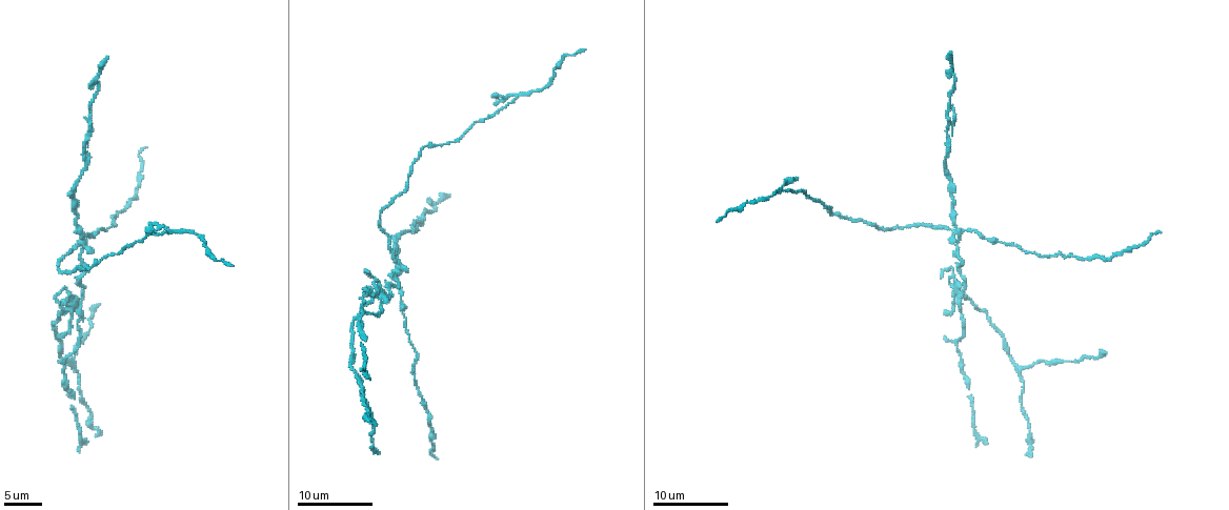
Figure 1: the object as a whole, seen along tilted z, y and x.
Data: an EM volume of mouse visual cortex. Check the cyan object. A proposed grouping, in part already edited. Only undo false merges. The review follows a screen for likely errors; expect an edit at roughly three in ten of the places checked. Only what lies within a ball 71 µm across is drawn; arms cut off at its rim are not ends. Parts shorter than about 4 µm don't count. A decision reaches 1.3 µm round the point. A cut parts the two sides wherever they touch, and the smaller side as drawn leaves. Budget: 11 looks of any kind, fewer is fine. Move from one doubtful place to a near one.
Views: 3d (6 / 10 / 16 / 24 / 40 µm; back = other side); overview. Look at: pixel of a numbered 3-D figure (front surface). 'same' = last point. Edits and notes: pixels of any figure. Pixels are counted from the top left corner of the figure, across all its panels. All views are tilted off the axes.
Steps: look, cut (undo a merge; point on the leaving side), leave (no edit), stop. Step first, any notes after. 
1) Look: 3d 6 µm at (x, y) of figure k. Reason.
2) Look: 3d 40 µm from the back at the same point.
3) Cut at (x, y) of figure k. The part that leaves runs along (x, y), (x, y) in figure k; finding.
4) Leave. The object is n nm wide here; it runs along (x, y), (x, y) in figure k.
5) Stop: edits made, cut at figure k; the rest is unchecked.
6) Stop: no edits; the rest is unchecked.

Look: 3d 16 µm at (71, 254) of figure 1.

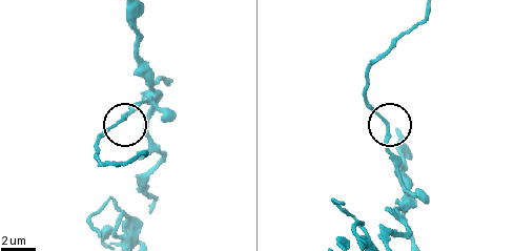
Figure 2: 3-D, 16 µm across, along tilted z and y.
Leave. One neuron here.

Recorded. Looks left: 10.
Look: 3d 6 µm at (76, 311) of figure 1. A fork.

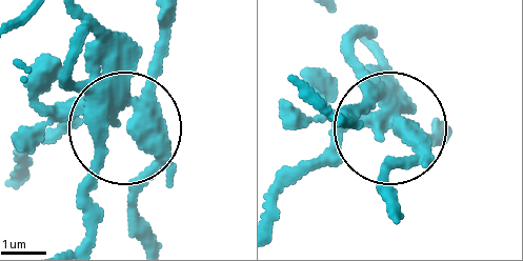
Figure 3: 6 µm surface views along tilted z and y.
Look: 3d 6 µm from the back at (122, 121) of figure 3.

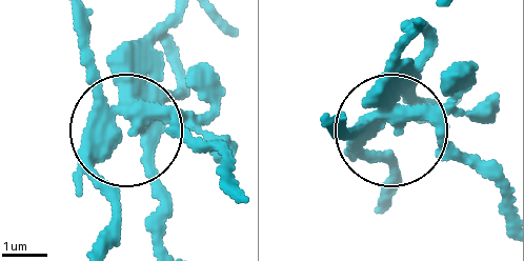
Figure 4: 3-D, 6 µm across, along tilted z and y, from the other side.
Cut at (179, 115) of figure 4. The object is 330 nm wide here; two neurons meet here.

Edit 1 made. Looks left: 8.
Look: overview.

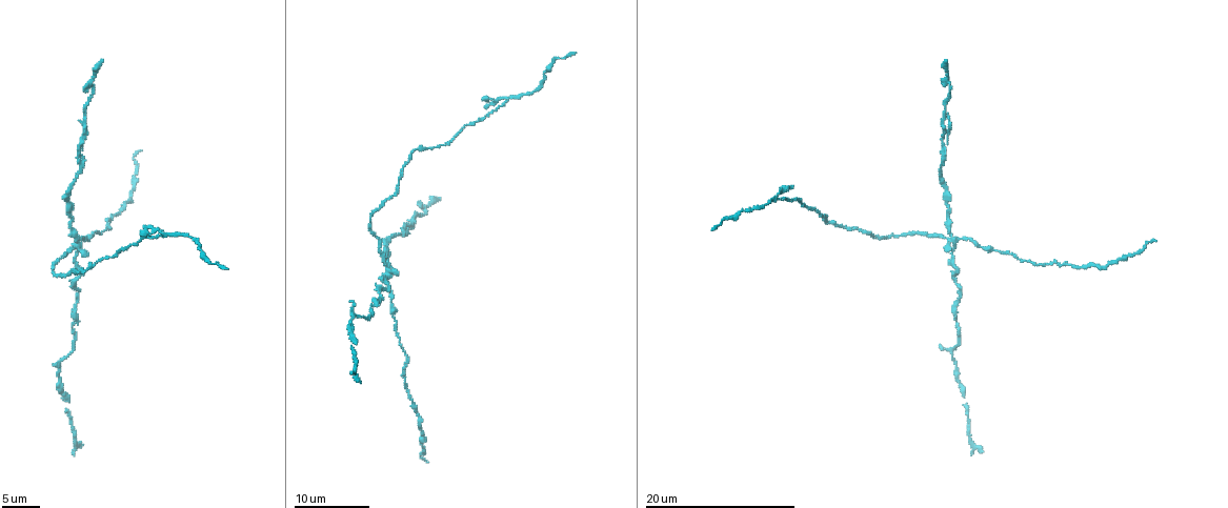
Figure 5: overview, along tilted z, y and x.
Look: 3d 10 µm at (388, 277) of figure 5. Looks like a crossing.

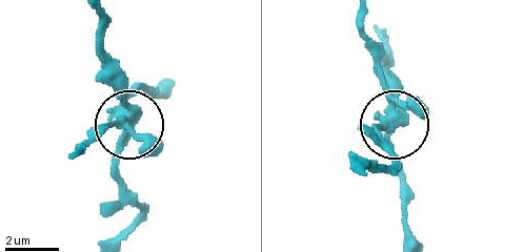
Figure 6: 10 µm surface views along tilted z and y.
Leave. 4 arms meet here; one neuron here.

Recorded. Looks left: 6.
Look: 3d 10 µm at (943, 148) of figure 5. Thick turns thin.

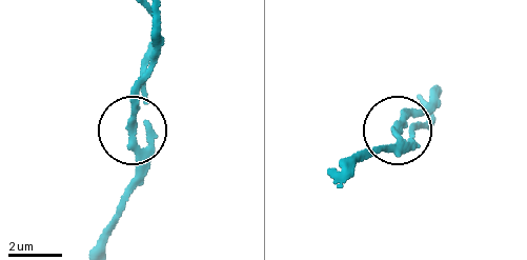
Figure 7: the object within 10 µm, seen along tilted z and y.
Look: 3d 6 µm at (403, 133) of figure 7. Zoom in.

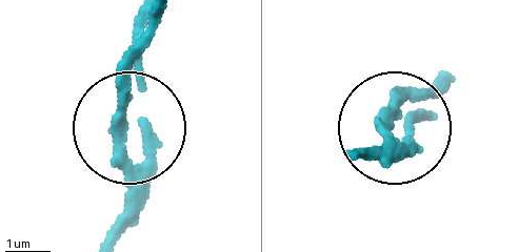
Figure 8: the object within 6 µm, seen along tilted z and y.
Cut at (126, 101) of figure 8. The part that leaves runs along (128, 169), (126, 61), (151, 16) in figure 8; a second neuron is stuck on.

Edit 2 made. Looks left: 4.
Look: 3d 6 µm at (67, 197) of figure 5. Thin arm on a thick one.

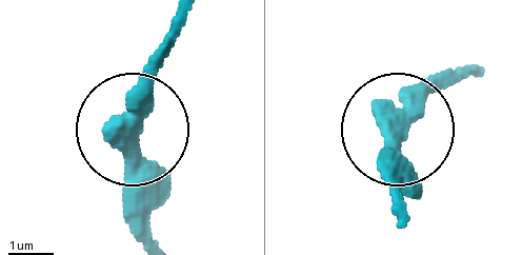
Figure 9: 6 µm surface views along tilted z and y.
Look: 3d 6 µm from the back at (395, 139) of figure 9.

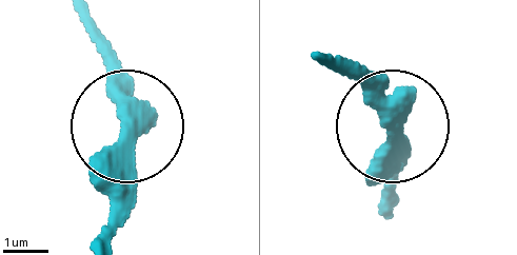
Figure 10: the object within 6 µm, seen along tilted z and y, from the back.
Leave. The object is 310 nm wide here; it runs along (105, 233), (131, 113), (112, 41) in figure 10; one neuron here.

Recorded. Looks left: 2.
Stop: edits made, cut at figure 4, cut at figure 8; the rest is unchecked.

